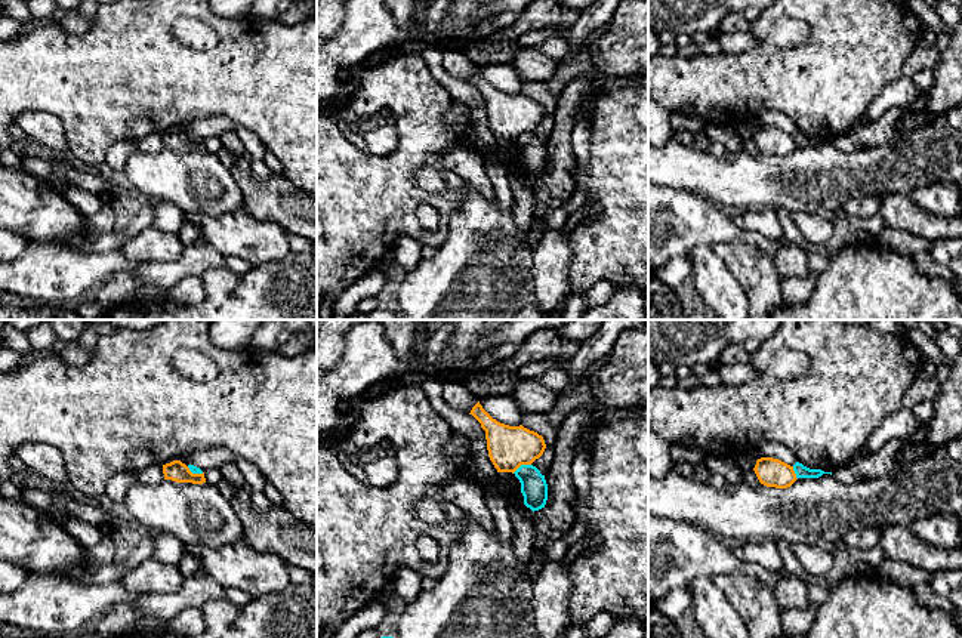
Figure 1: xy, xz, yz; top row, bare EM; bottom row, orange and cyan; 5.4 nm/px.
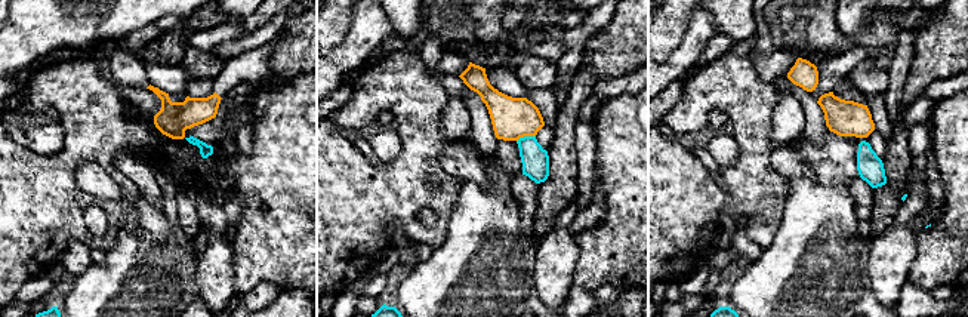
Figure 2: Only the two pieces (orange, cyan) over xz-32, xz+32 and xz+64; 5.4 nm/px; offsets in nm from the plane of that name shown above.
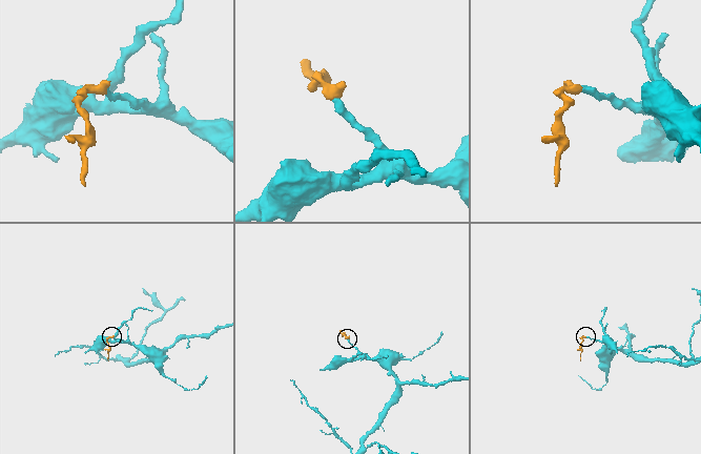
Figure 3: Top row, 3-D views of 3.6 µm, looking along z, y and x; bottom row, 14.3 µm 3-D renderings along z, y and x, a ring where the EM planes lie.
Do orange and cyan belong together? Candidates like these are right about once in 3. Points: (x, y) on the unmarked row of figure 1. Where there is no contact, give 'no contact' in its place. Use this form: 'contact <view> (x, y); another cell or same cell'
contact xz (521, 132); another cell

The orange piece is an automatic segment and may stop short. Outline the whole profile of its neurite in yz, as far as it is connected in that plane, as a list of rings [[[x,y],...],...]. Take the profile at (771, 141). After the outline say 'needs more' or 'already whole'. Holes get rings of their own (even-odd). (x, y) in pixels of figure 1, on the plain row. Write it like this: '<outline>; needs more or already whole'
[[[773,126],[758,127],[753,139],[767,155],[787,157],[798,148],[793,135]]]; already whole

